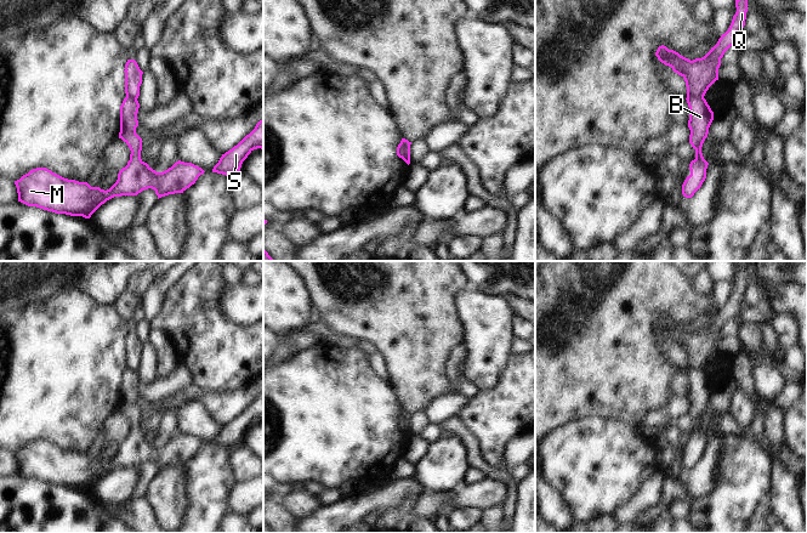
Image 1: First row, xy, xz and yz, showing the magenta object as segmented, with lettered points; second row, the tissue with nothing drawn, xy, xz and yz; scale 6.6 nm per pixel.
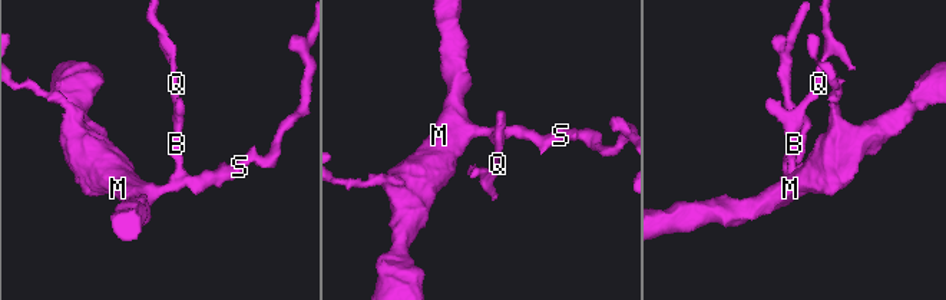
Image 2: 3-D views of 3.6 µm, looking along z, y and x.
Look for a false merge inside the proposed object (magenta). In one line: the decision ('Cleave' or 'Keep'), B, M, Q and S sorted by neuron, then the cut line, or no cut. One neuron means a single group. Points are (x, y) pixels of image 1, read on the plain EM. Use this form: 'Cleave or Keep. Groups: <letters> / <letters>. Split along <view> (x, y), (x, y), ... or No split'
Cleave. Groups: B M S / Q. Split along yz (703, 368), (691, 369), (687, 373)

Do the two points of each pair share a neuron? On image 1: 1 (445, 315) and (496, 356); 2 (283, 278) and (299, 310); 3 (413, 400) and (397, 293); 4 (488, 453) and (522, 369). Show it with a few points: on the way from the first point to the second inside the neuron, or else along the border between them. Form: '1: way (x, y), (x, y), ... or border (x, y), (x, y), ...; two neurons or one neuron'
1: border (455, 301), (458, 318), (462, 329), (462, 342); two neurons
2: way (283, 285), (283, 294), (291, 302); one neuron
3: way (413, 373), (411, 319); one neuron
4: way (492, 432), (493, 425), (522, 396), (522, 390); one neuron

